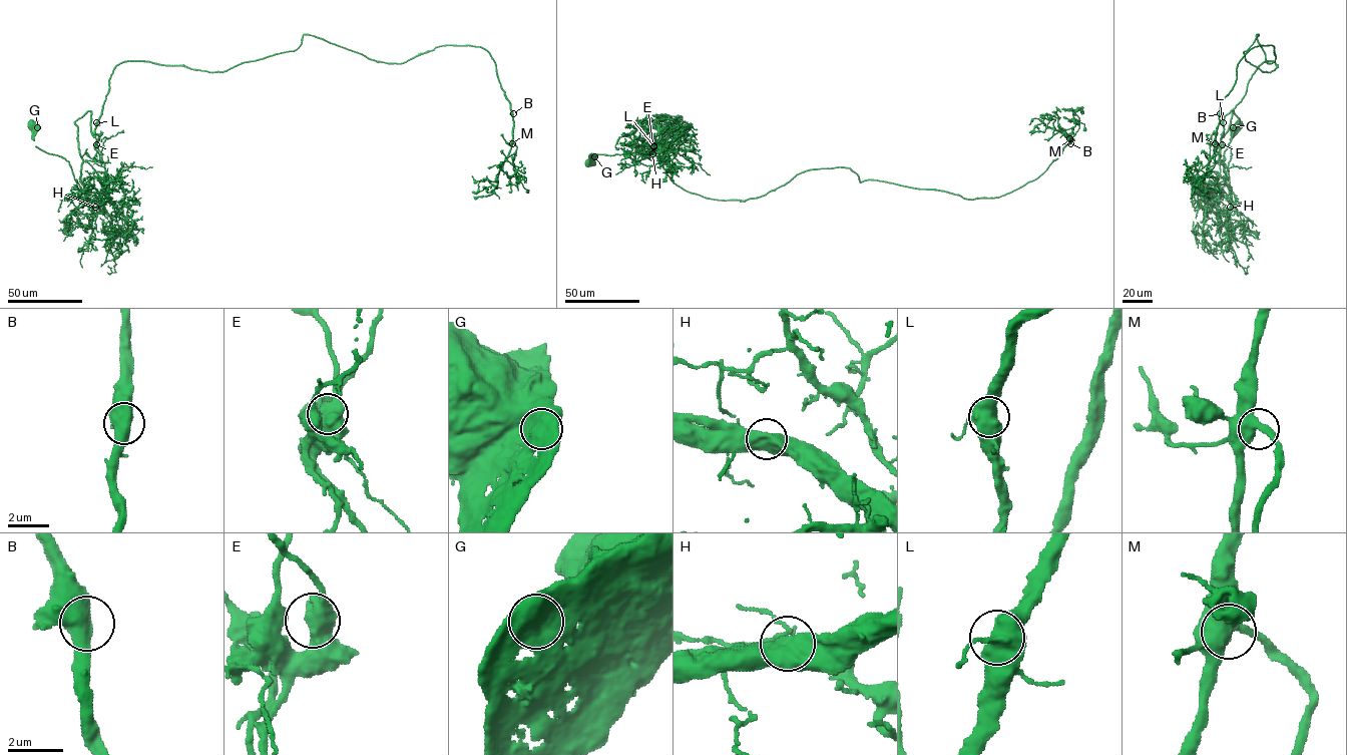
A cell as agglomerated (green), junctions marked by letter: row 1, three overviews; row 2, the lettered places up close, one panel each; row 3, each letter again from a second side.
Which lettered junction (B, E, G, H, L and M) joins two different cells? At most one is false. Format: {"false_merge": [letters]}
{"false_merge": []}

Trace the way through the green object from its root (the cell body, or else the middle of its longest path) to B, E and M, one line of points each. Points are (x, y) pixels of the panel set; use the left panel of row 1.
B: (32, 125), (85, 197), (117, 65), (222, 71), (306, 34), (388, 63), (480, 46), (513, 113)
E: (32, 125), (36, 145), (69, 161), (85, 197), (81, 165), (93, 160), (96, 144)
M: (32, 125), (85, 197), (117, 65), (222, 71), (309, 34), (388, 63), (484, 48), (512, 143)

